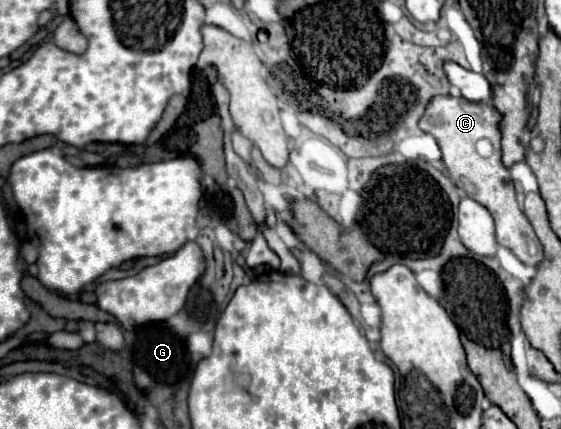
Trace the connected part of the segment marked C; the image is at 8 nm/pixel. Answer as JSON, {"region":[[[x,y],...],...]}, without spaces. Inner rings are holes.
{"region":[[[437,95],[427,103],[419,127],[425,133],[431,133],[439,143],[443,163],[455,185],[493,215],[497,241],[511,249],[523,263],[535,267],[537,263],[541,263],[543,251],[541,243],[537,243],[537,235],[533,235],[533,227],[529,227],[525,213],[521,211],[515,199],[513,181],[509,177],[507,167],[501,161],[499,121],[501,115],[495,111],[491,103],[473,103],[463,97]],[[483,145],[489,145],[489,149],[483,149]]]}

